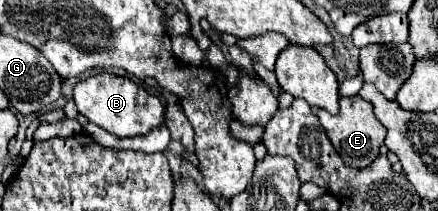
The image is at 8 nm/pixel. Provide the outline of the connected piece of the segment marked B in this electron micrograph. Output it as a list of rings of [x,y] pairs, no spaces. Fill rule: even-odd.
[[[97,74],[83,82],[79,82],[73,90],[73,100],[79,112],[93,124],[101,126],[103,130],[119,136],[119,138],[133,138],[145,136],[155,126],[165,124],[165,106],[159,96],[149,94],[145,88],[137,86],[129,78],[117,74]]]

